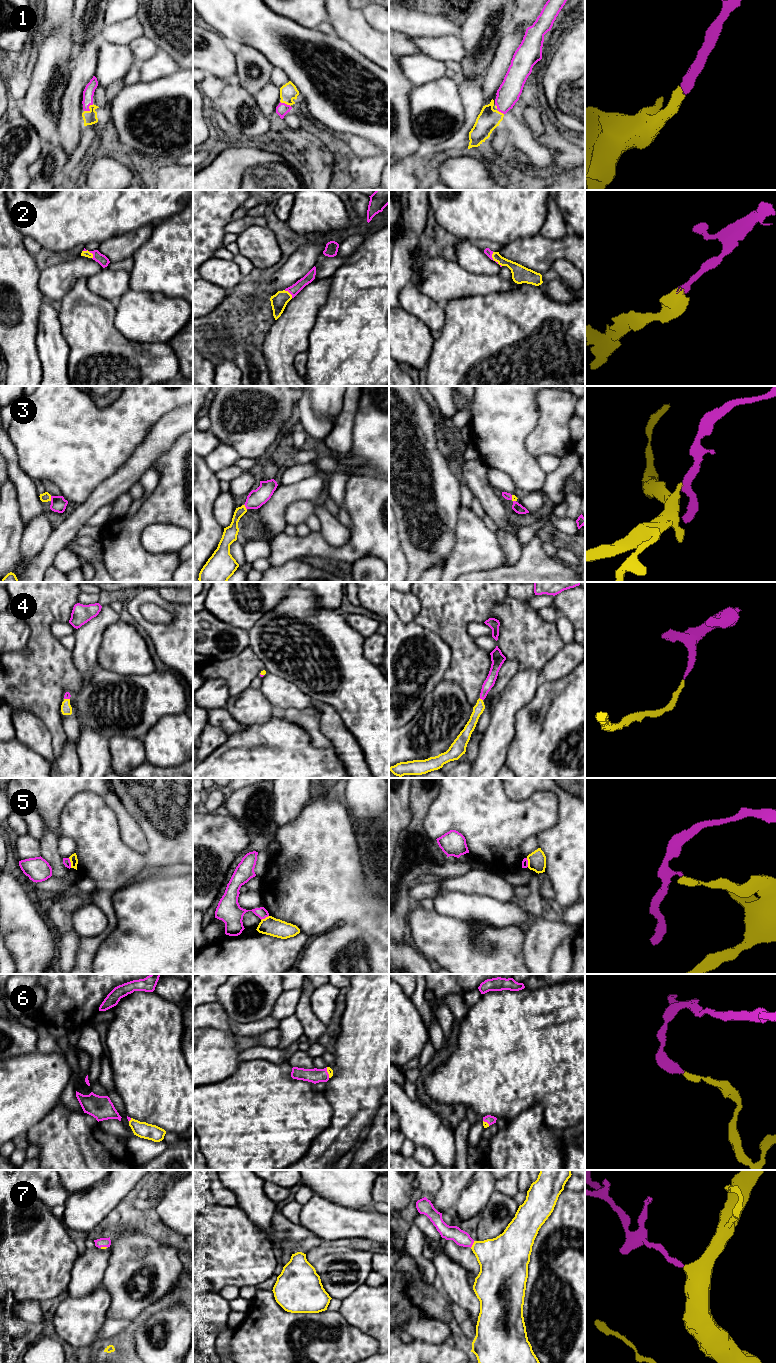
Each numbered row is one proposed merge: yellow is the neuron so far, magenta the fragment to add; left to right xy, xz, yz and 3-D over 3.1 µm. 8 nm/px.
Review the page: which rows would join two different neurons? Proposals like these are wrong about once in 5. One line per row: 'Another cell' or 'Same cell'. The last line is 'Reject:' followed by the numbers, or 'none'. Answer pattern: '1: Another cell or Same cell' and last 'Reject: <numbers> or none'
1: Same cell
2: Same cell
3: Same cell
4: Same cell
5: Another cell
6: Same cell
7: Same cell
Reject: 5

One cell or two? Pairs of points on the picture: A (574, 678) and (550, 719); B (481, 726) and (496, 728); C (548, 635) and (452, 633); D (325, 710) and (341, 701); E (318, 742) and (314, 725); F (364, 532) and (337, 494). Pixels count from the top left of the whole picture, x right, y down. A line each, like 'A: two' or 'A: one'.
A: one
B: two
C: one
D: two
E: one
F: two

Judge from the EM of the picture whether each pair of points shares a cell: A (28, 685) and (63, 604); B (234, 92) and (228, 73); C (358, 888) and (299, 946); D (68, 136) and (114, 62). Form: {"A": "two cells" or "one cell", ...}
{"A": "one cell", "B": "two cells", "C": "one cell", "D": "two cells"}

